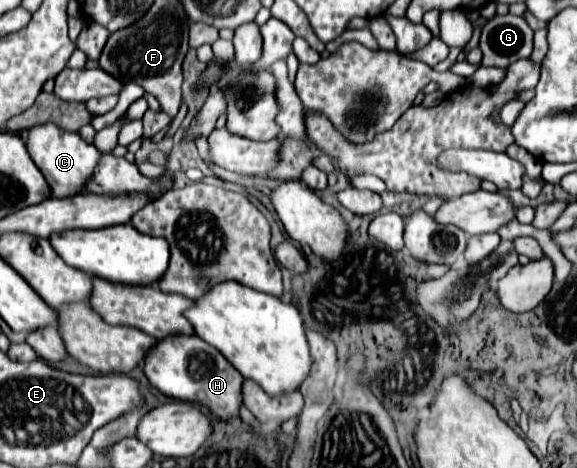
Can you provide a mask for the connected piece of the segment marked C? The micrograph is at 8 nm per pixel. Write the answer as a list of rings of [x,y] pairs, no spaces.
[[[46,123],[46,125],[38,125],[30,129],[26,147],[28,147],[32,161],[46,175],[46,181],[52,189],[52,197],[72,197],[72,195],[82,193],[86,183],[90,181],[90,175],[94,175],[98,157],[102,155],[94,145],[86,143],[78,133],[64,131],[56,127],[54,123]]]

